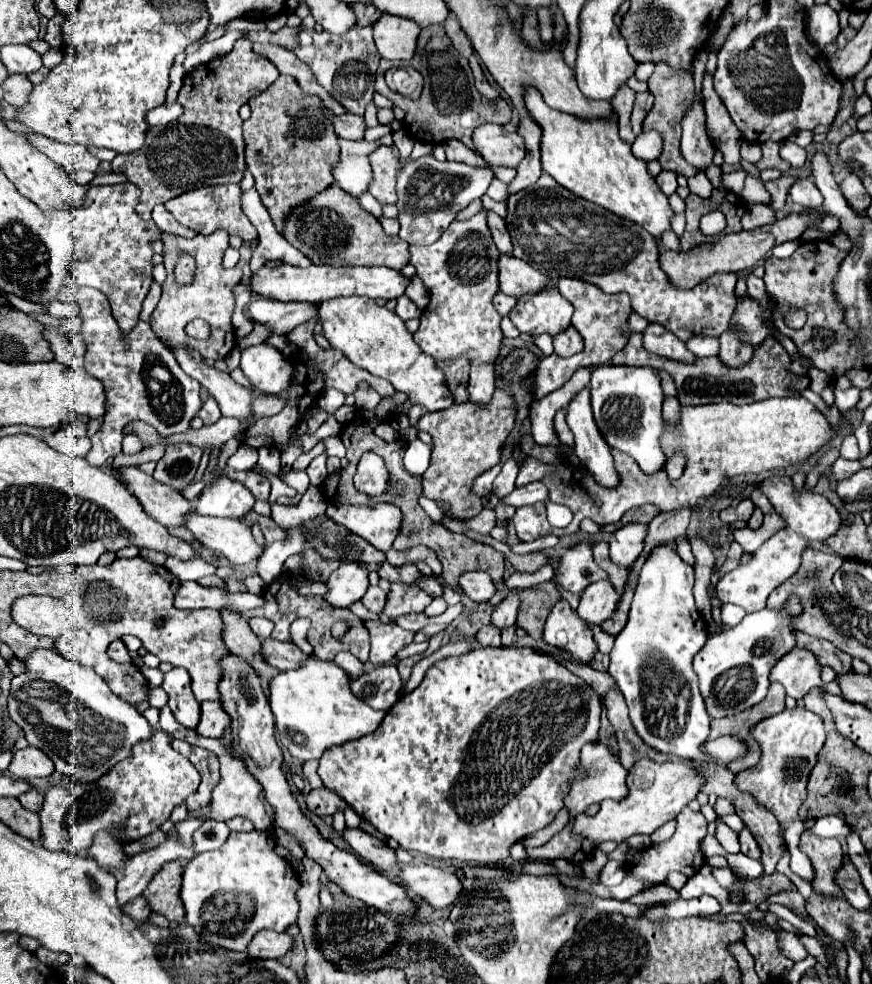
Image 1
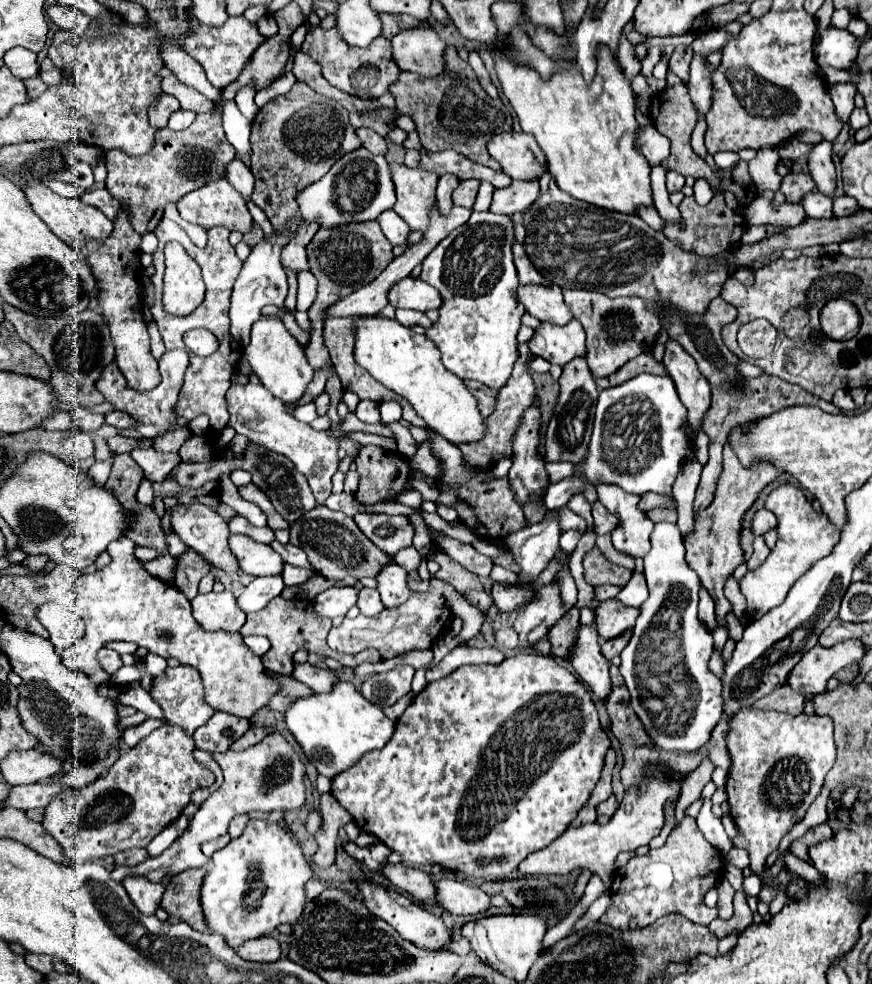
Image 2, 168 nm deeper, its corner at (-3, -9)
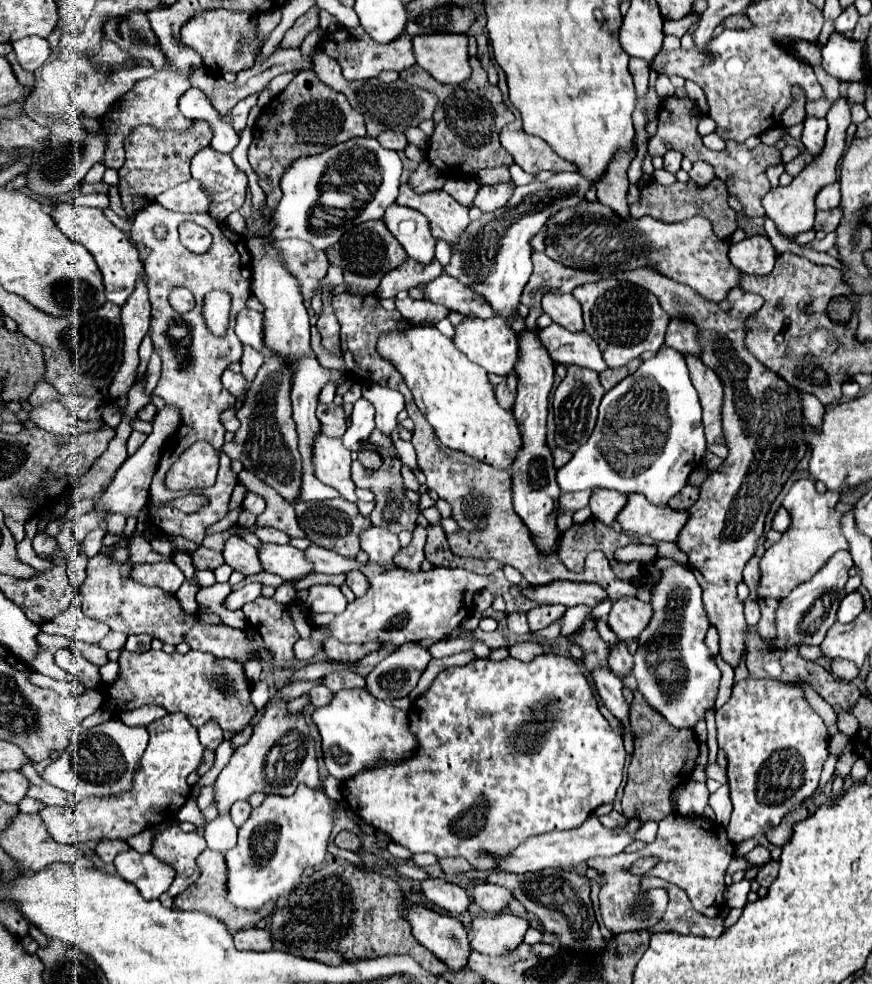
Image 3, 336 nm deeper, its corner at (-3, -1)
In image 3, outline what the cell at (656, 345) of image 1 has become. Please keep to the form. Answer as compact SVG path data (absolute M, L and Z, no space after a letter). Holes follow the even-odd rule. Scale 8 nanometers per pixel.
M685 354L687 368L695 390L699 392L701 406L703 406L703 426L705 426L705 440L707 444L723 442L721 432L721 404L723 404L723 388L719 376L707 368L701 358Z

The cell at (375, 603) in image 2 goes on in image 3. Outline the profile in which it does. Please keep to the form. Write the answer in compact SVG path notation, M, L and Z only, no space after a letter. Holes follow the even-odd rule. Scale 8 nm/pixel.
M353 570L353 572L347 572L347 586L353 590L353 594L357 598L361 598L369 590L369 580L367 580L367 576L363 572Z

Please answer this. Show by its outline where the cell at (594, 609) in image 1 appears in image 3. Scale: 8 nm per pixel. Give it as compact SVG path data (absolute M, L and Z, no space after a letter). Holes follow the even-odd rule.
M625 596L613 602L607 624L617 634L619 640L629 642L643 632L649 618L651 618L651 606L647 602Z

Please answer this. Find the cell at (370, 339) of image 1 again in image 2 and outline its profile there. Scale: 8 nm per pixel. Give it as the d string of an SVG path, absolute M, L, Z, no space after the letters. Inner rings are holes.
M363 318L355 334L355 360L375 380L395 390L411 402L415 412L427 422L429 428L439 432L451 444L479 442L485 436L485 418L477 408L477 398L469 392L465 382L443 368L439 348L427 336L415 334L397 320L389 318Z

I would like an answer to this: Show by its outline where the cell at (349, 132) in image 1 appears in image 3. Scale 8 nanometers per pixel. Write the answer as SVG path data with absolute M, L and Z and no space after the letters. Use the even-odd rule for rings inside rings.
M385 130L377 136L377 142L383 146L383 148L389 148L389 150L403 150L409 142L405 138L403 132L395 132L395 130Z

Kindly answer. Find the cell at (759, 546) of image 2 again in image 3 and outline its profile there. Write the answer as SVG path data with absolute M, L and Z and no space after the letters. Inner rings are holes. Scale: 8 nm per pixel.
M753 556L747 562L745 570L743 570L743 580L749 586L749 590L751 590L749 598L753 598L753 600L755 600L755 586L757 586L757 580L759 580L759 562L761 562L761 558L759 556Z

